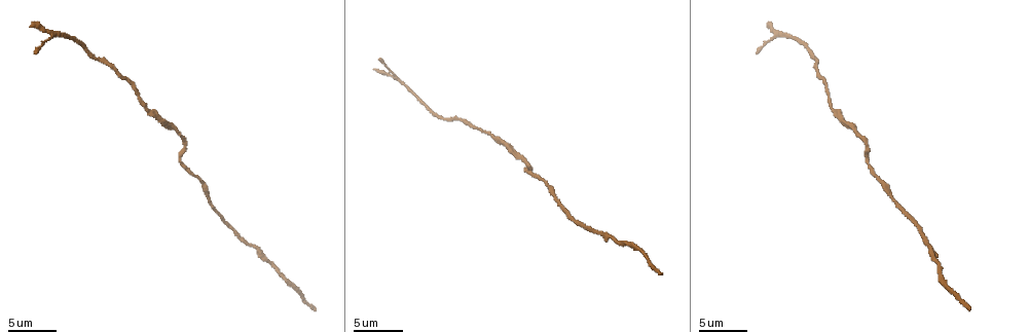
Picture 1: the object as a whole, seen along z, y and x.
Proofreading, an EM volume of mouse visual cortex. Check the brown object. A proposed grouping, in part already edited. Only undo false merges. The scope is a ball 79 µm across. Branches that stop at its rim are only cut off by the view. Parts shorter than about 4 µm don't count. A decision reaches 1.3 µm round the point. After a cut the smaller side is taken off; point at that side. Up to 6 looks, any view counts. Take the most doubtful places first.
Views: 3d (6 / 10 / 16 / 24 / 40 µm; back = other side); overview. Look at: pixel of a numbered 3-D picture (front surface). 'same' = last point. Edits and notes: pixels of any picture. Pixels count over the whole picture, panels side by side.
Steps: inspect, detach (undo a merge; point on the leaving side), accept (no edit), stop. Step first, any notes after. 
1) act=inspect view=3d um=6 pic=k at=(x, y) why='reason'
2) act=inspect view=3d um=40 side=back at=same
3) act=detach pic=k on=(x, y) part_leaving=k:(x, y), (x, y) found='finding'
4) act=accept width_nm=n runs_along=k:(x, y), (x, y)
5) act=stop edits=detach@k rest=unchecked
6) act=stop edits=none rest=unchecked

act=inspect view=3d um=10 pic=1 at=(866, 152)

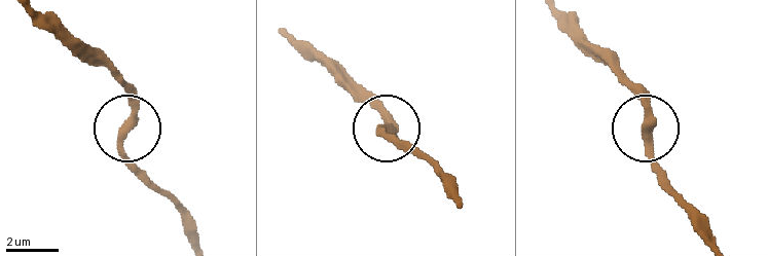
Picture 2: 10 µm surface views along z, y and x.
act=accept runs_along=2:(648, 125), (657, 180) found='all the same neuron'

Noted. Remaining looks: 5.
act=inspect view=3d um=6 pic=1 at=(946, 285) why='calibre changes'

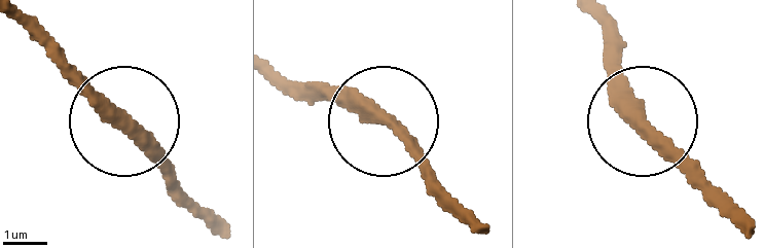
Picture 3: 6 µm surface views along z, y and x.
act=accept runs_along=3:(588, 8), (618, 97), (725, 204) found='all the same neuron'

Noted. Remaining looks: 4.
act=inspect view=3d um=16 pic=1 at=(146, 110) why='calibre changes'

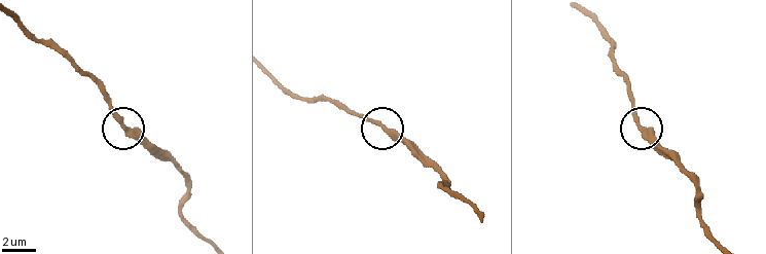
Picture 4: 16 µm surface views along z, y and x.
act=accept found='one neuron here'

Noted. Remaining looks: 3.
act=stop edits=none rest=unchecked

